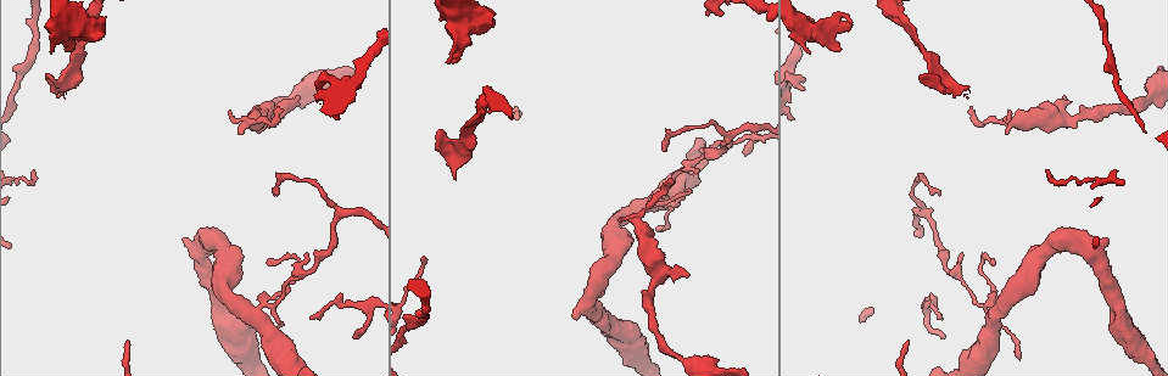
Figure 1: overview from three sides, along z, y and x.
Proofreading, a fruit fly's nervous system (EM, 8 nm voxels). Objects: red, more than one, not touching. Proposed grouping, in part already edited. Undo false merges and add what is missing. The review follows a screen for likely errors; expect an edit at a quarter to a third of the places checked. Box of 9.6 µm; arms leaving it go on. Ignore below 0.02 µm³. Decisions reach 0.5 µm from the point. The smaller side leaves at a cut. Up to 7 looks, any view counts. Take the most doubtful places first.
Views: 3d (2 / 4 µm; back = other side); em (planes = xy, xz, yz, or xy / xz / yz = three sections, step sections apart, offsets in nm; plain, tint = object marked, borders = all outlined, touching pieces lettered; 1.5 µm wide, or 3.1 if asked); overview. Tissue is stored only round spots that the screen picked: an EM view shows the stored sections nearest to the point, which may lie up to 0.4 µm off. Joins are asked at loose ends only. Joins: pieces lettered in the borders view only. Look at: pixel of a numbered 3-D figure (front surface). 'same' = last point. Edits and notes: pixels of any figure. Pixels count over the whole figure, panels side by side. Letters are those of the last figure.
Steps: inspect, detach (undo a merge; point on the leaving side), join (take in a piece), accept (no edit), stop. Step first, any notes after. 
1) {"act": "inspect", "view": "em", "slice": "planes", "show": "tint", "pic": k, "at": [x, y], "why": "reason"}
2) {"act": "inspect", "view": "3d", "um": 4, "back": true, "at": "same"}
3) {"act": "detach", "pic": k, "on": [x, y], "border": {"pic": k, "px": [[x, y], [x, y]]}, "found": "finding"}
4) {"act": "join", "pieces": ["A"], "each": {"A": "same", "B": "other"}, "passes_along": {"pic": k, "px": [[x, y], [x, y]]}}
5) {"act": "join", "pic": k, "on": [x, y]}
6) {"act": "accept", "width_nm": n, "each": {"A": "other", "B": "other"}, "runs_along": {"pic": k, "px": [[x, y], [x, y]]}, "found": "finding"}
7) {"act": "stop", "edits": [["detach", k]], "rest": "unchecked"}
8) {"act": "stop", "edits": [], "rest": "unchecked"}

{"act": "inspect", "view": "3d", "um": 2, "pic": 1, "at": [104, 17], "why": "free end"}

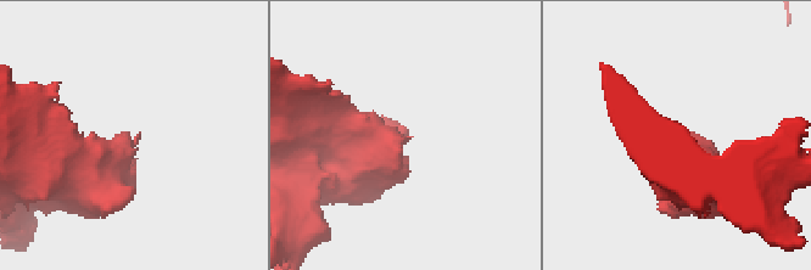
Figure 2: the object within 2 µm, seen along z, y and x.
{"act": "inspect", "view": "em", "slice": "xy", "step": 4, "show": "tint", "pic": 2, "at": [137, 139], "why": "now the EM"}

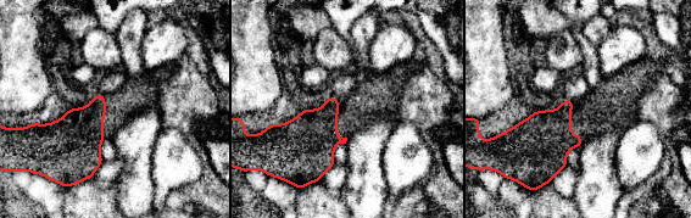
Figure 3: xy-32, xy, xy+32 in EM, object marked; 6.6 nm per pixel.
{"act": "inspect", "view": "em", "slice": "xy", "step": 4, "show": "borders", "at": "same"}

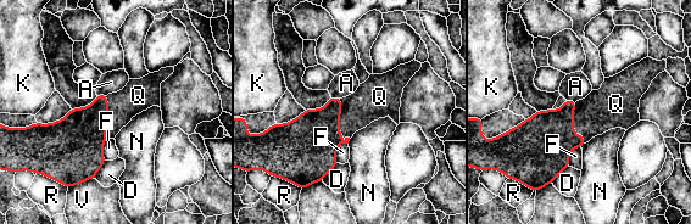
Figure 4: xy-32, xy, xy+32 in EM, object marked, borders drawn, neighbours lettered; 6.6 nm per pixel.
{"act": "join", "pieces": ["Q"], "each": {"A": "other", "D": "other", "F": "other", "K": "other", "N": "other", "Q": "same", "R": "other", "V": "other"}, "passes_along": {"pic": 4, "px": [[541, 145], [573, 127], [606, 108]]}, "found": "it goes on there"}

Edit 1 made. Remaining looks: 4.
{"act": "inspect", "view": "3d", "um": 2, "back": true, "pic": 1, "at": [454, 176], "why": "free end"}

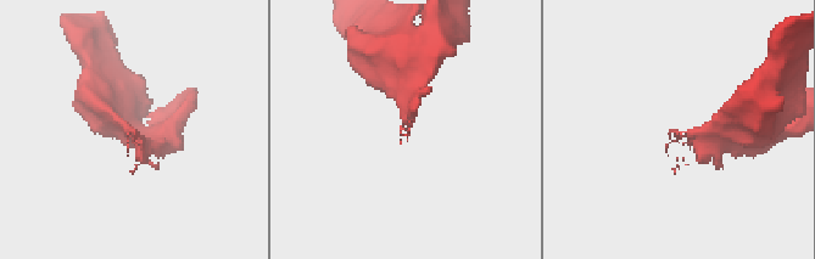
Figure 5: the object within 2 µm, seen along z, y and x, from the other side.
{"act": "inspect", "view": "em", "slice": "planes", "show": "borders", "pic": 5, "at": [407, 136], "why": "need the tissue"}

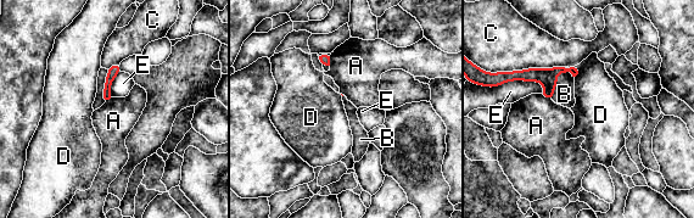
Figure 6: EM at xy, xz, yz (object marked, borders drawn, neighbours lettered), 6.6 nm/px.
{"act": "join", "pieces": ["B"], "longest_contact_nm": ["C", 400], "each": {"A": "other", "B": "same", "C": "other", "D": "other", "E": "other"}, "found": "it goes on there"}

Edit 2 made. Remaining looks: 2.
{"act": "inspect", "view": "em", "slice": "planes", "show": "plain", "pic": 1, "at": [1012, 122], "why": "sudden change in width"}

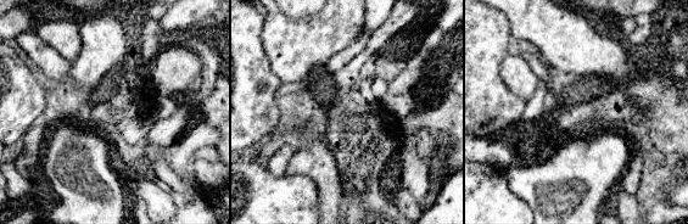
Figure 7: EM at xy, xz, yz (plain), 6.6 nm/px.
{"act": "inspect", "view": "em", "slice": "planes", "show": "borders", "at": "same"}

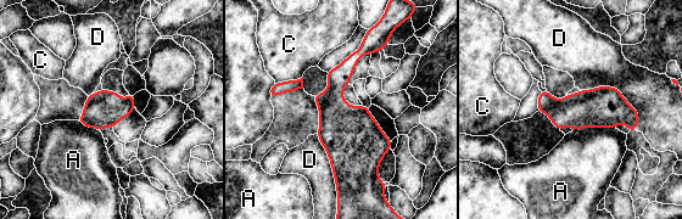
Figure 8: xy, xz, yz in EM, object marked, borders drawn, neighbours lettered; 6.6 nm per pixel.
{"act": "accept", "each": {"A": "other", "C": "other", "D": "other"}, "border": {"pic": 8, "px": [[581, 89], [615, 86], [637, 128]]}, "found": "continuous, no second neuron"}

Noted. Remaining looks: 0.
{"act": "stop", "edits": [["join", 4], ["join", 6]], "rest": "unchecked"}

